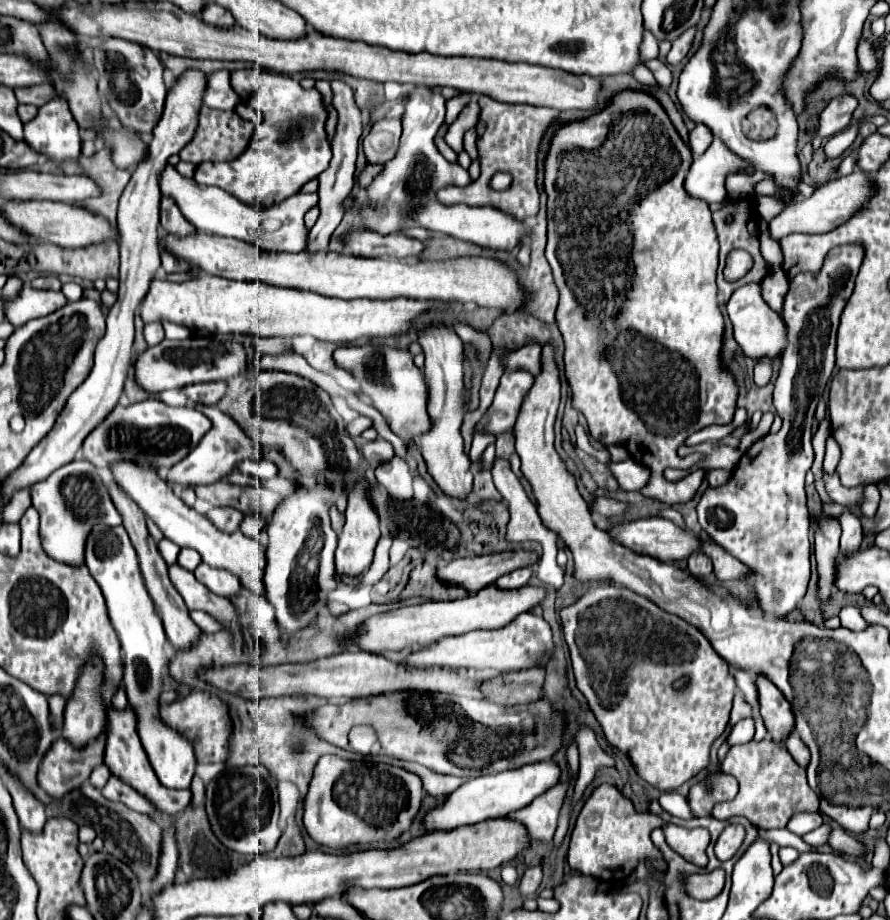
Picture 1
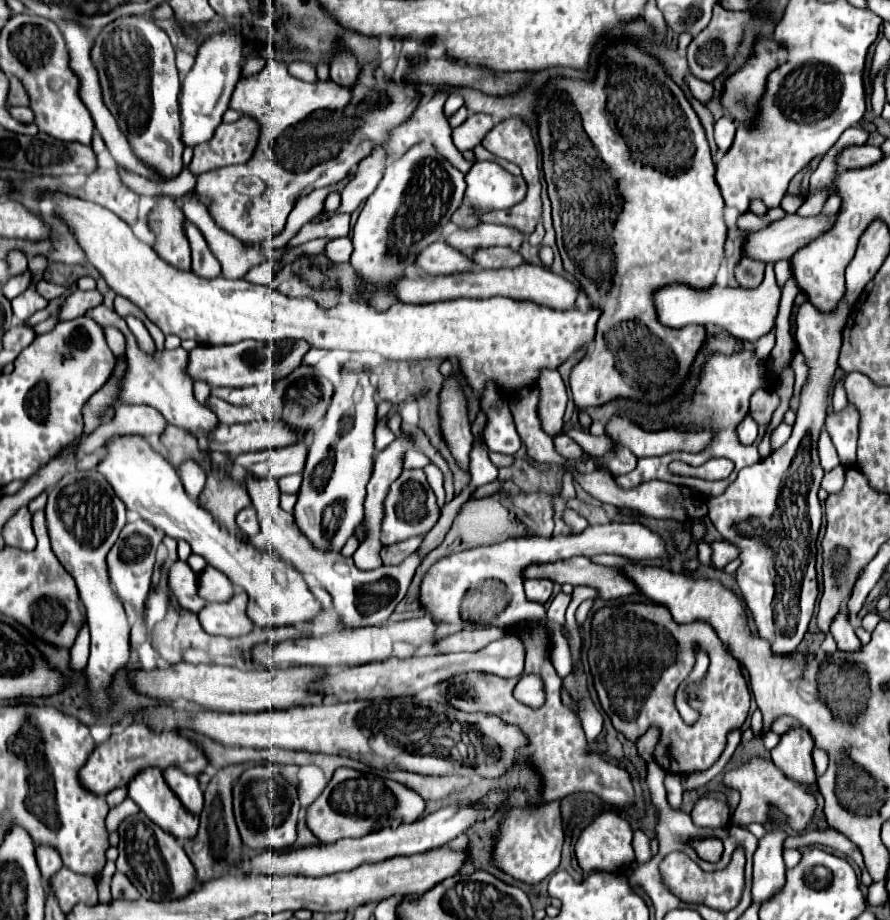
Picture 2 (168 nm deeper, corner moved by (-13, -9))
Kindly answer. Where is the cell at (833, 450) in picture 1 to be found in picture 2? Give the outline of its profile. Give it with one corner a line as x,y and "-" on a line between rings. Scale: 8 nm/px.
847,406
843,412
831,412
827,416
827,432
837,448
839,460
843,466
855,466
855,448
857,448
857,424
859,416
853,406

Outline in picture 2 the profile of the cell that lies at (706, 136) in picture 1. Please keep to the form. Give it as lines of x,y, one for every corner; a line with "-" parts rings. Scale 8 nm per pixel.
719,118
715,122
715,142
717,142
717,158
721,158
729,146
733,144
733,136
735,136
735,122
731,118

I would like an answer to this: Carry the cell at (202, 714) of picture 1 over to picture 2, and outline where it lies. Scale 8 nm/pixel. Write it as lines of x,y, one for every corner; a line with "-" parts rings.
133,722
119,734
111,734
109,740
103,744
97,744
83,768
79,770
79,782
85,790
105,796
109,790
117,786
127,786
129,780
147,766
157,766
165,770
167,766
177,764
183,768
183,772
191,776
199,776
209,768
209,758
203,754
203,748
189,738
185,738
179,730
161,730
157,732
149,724
143,722

